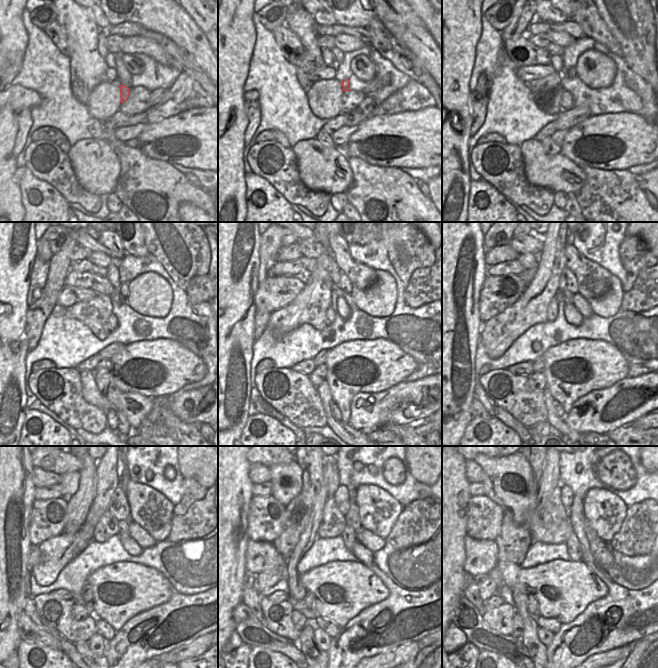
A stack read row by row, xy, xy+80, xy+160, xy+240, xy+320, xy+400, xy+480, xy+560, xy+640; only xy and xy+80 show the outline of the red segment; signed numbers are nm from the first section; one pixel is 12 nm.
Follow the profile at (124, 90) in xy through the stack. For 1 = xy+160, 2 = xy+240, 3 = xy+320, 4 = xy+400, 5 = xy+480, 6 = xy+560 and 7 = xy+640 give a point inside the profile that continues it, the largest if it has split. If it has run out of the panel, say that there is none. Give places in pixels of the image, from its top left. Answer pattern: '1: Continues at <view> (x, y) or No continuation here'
1: Continues at xy+160 (572, 72)
2: Continues at xy+240 (124, 290)
3: Continues at xy+320 (345, 283)
4: Continues at xy+400 (568, 281)
5: Continues at xy+480 (119, 508)
6: Continues at xy+560 (341, 496)
7: Continues at xy+640 (567, 496).

